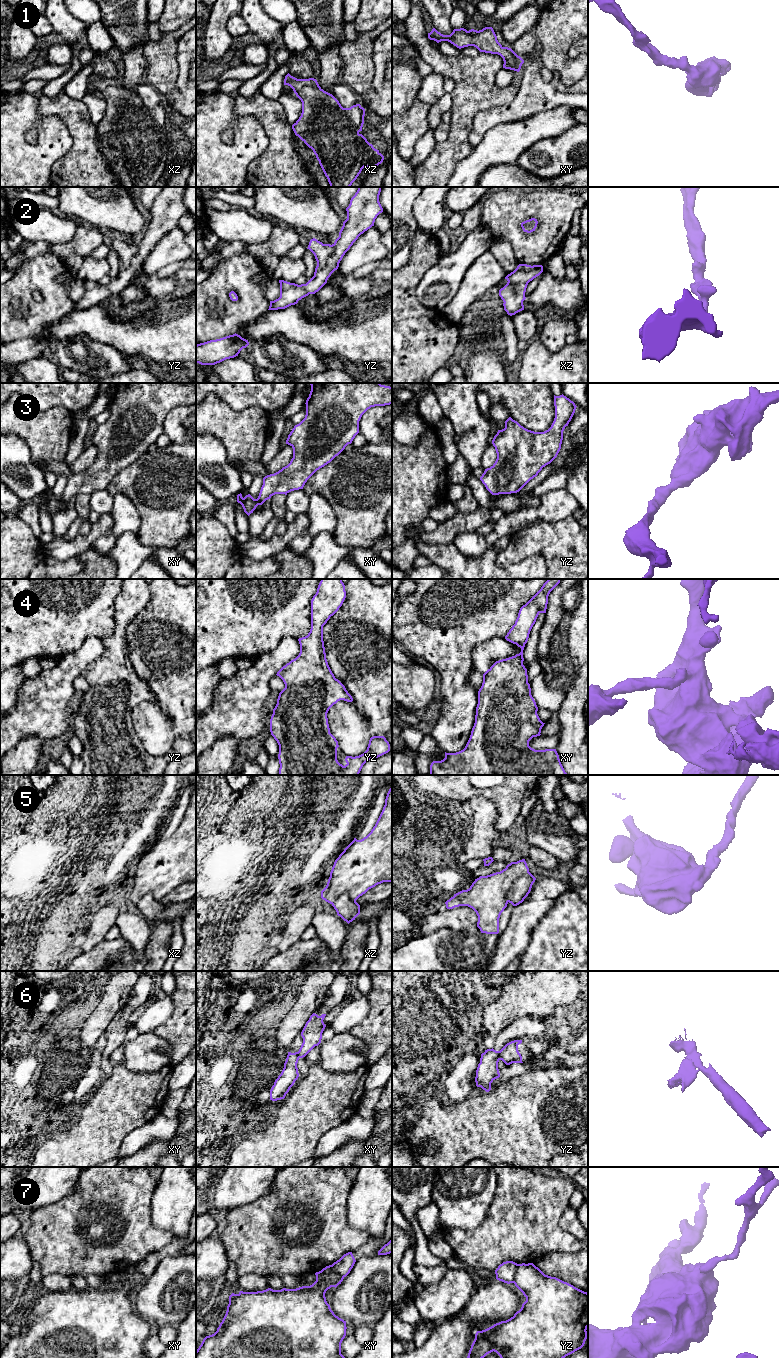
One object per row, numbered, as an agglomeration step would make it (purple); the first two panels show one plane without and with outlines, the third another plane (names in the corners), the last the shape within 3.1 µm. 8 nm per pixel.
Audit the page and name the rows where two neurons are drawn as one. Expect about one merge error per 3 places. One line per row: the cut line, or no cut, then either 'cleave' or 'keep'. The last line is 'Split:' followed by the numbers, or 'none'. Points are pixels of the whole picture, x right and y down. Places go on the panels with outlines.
1: no cut | keep
2: no cut | keep
3: no cut | keep
4: no cut | keep
5: yz (528, 871), (514, 881), (507, 901) | cleave
6: yz (497, 1051), (501, 1059) | cleave
7: yz (518, 1264), (513, 1282) | cleave
Split: 5, 6, 7

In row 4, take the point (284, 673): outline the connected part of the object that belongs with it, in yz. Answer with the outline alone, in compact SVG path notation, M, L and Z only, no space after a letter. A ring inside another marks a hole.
M321 579L311 600L311 629L307 636L299 638L299 655L278 672L285 688L279 693L270 719L270 732L279 745L278 775L359 775L363 765L390 751L384 736L373 736L367 750L359 756L346 756L346 765L337 760L338 741L330 733L327 713L340 700L352 702L345 686L335 678L325 653L323 626L342 606L346 598L342 579Z

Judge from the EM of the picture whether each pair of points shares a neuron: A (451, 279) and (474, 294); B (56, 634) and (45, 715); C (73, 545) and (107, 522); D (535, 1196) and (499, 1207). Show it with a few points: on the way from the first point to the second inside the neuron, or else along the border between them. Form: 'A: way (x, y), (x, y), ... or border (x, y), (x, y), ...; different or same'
A: border (472, 264), (466, 271), (459, 290), (447, 304); different
B: border (78, 647), (65, 654), (58, 661); different
C: way (81, 543), (88, 540), (99, 529); same
D: way (526, 1203), (519, 1207), (508, 1207); same

